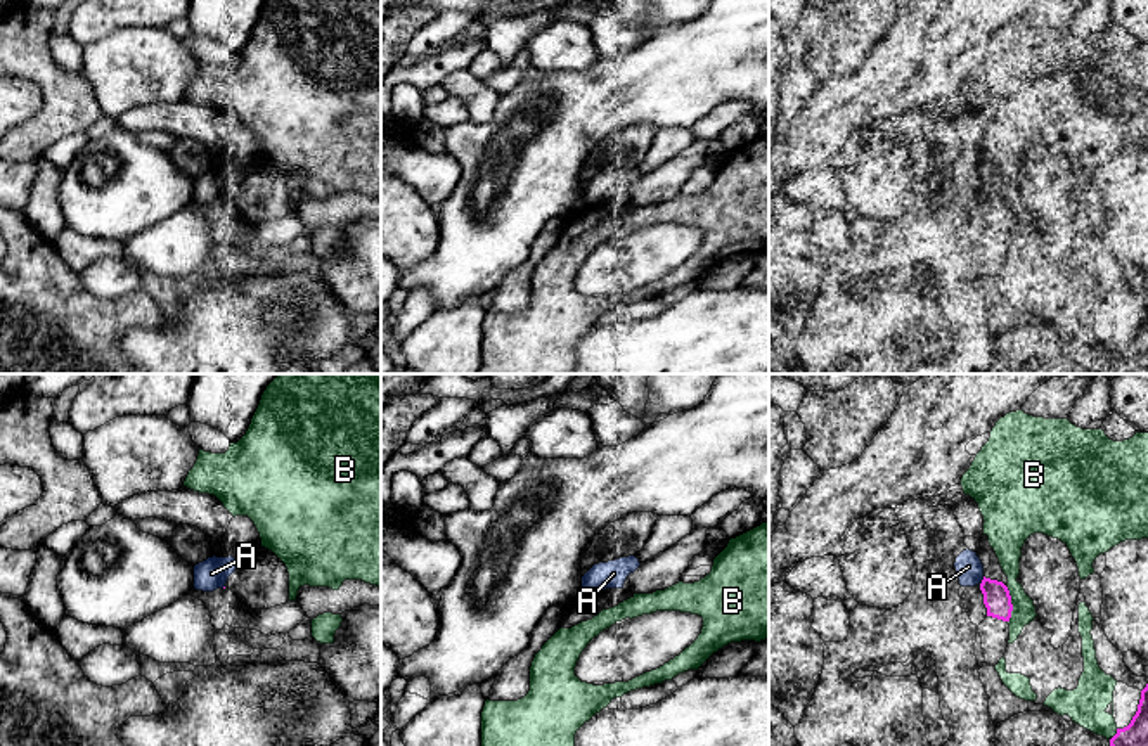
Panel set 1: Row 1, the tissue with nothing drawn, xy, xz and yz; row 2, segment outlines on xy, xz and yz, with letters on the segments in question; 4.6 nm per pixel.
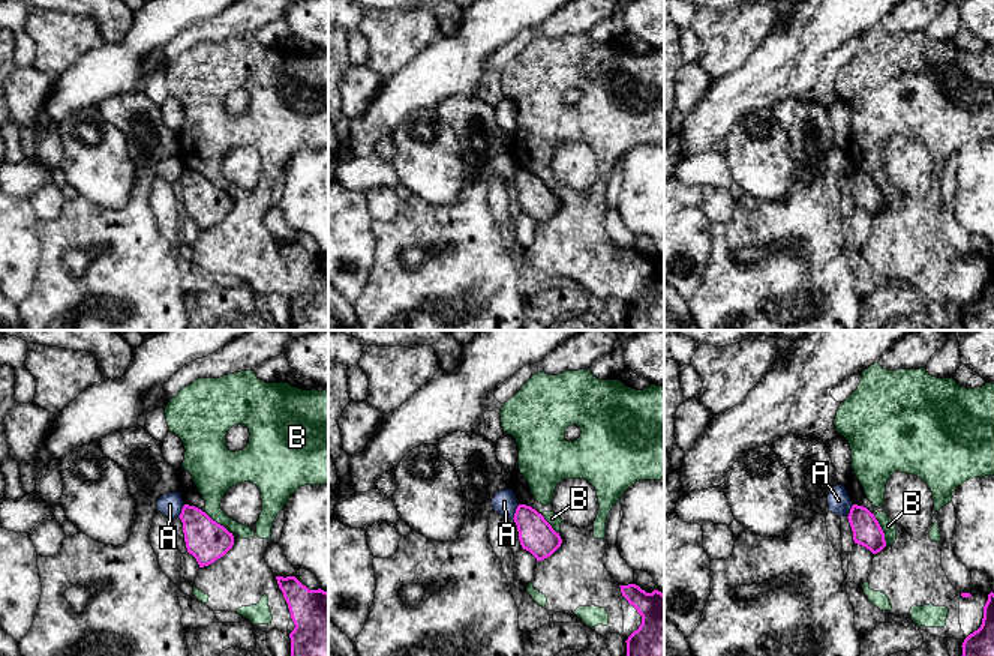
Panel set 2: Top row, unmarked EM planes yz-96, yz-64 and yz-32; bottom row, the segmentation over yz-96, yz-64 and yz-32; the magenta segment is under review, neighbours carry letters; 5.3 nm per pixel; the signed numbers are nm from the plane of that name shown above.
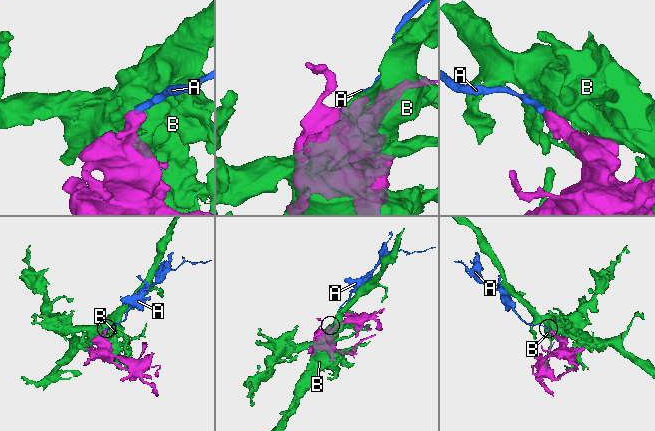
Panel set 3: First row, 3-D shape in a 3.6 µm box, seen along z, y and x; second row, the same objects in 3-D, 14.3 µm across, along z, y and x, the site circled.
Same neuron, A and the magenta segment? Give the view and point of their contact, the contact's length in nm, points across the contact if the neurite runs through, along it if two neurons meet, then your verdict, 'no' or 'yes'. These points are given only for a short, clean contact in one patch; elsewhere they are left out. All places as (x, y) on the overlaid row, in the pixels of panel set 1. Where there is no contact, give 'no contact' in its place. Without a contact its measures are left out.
yz (982, 580) | 40 nm | no

